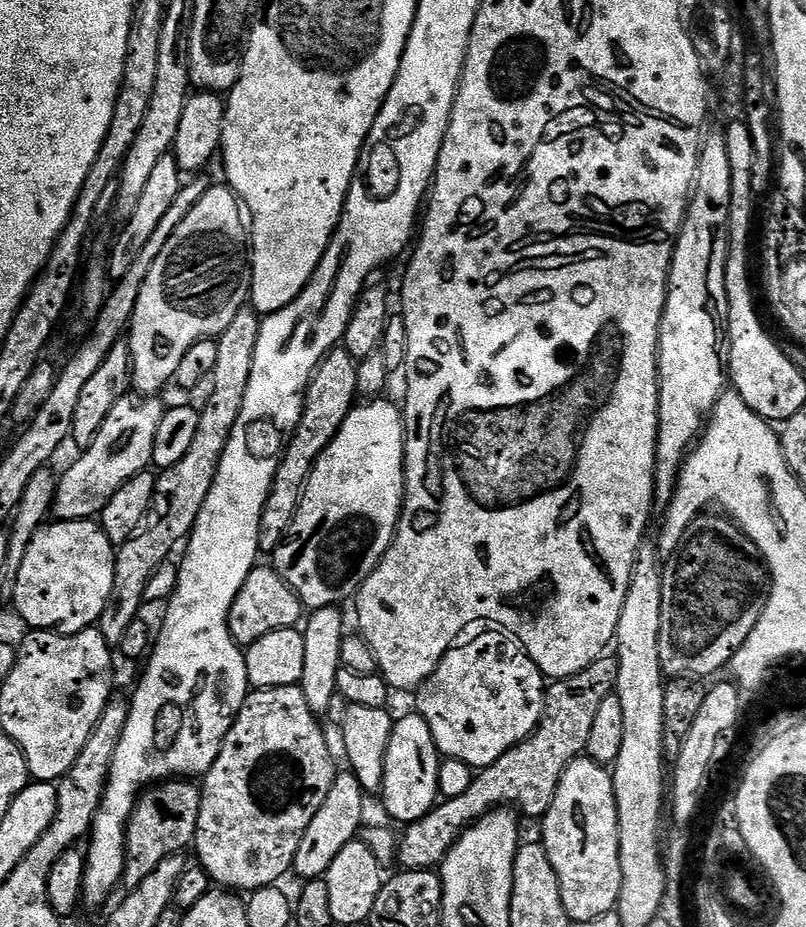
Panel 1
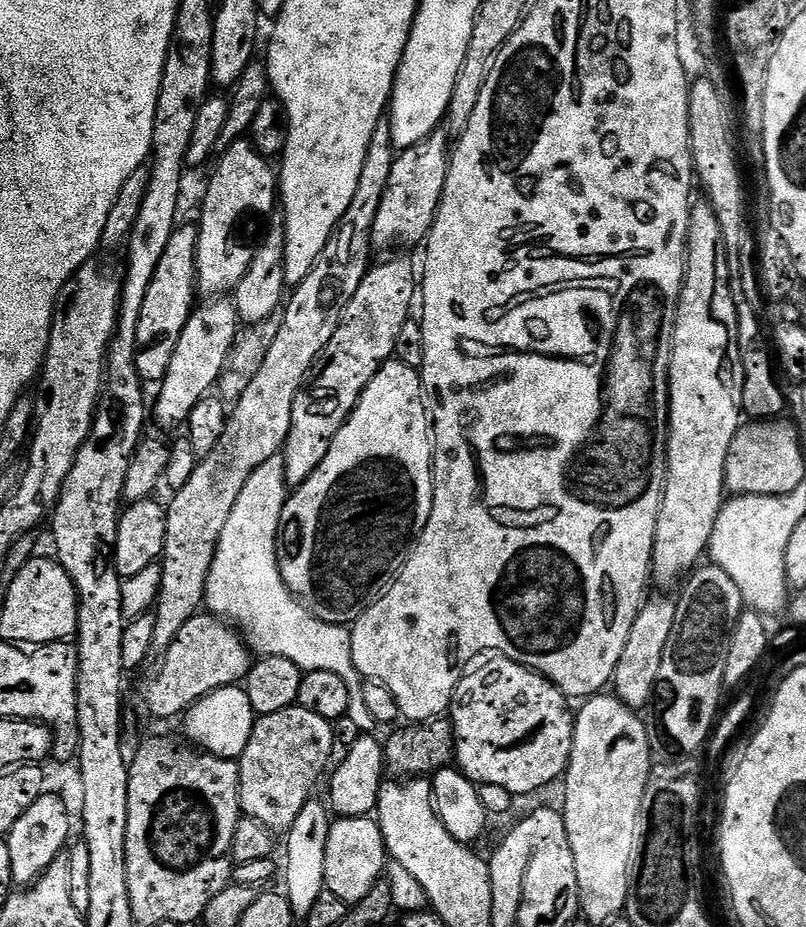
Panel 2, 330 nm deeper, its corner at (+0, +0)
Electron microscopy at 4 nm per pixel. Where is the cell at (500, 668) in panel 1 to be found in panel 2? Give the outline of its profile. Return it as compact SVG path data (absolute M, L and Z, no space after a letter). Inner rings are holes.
M502 655L484 662L481 668L465 672L452 695L455 763L473 784L503 786L516 798L528 796L556 779L557 783L567 773L572 753L574 712L568 709L569 701L559 688L525 664Z

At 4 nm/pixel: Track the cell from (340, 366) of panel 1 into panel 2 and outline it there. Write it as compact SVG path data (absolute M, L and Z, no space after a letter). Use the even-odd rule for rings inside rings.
M388 260L385 264L376 262L369 267L362 278L362 286L358 286L358 294L350 298L342 314L338 330L334 330L334 338L330 338L326 350L320 355L319 371L294 398L290 434L282 453L284 482L289 489L300 488L302 482L322 466L330 442L334 442L338 430L342 430L348 421L366 386L380 367L393 359L398 334L413 315L415 300L417 303L418 272L412 269L410 261Z

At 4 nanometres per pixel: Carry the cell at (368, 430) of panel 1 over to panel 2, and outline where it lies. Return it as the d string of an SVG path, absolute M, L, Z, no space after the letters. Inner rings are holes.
M395 358L388 361L374 374L372 381L360 396L356 408L348 416L348 421L338 430L334 442L330 442L330 450L326 458L322 458L322 466L302 482L300 488L295 489L287 497L281 512L280 532L277 538L277 558L280 564L281 577L286 586L315 615L317 618L331 624L351 626L369 608L373 602L384 595L389 584L400 575L404 563L410 558L412 547L420 540L422 530L426 530L426 522L430 522L430 510L434 502L434 486L432 485L432 453L434 440L430 435L430 412L426 407L426 397L422 376L419 371L406 366Z

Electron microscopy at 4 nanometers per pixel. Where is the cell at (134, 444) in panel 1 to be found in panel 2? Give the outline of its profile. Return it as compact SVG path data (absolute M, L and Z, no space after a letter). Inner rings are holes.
M212 298L202 304L186 322L186 330L178 340L178 350L174 350L174 358L170 360L170 370L166 370L159 385L160 397L156 400L156 408L154 404L154 420L164 428L187 425L194 406L219 385L226 354L230 354L230 346L241 327L240 316L231 299Z

